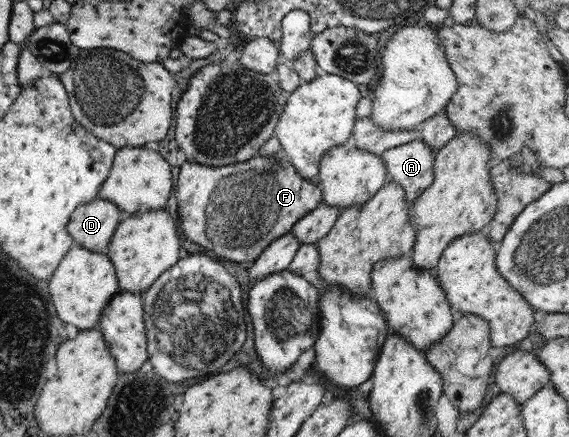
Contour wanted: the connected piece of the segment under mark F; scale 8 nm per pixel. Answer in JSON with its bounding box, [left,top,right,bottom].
[174,155,322,263]

